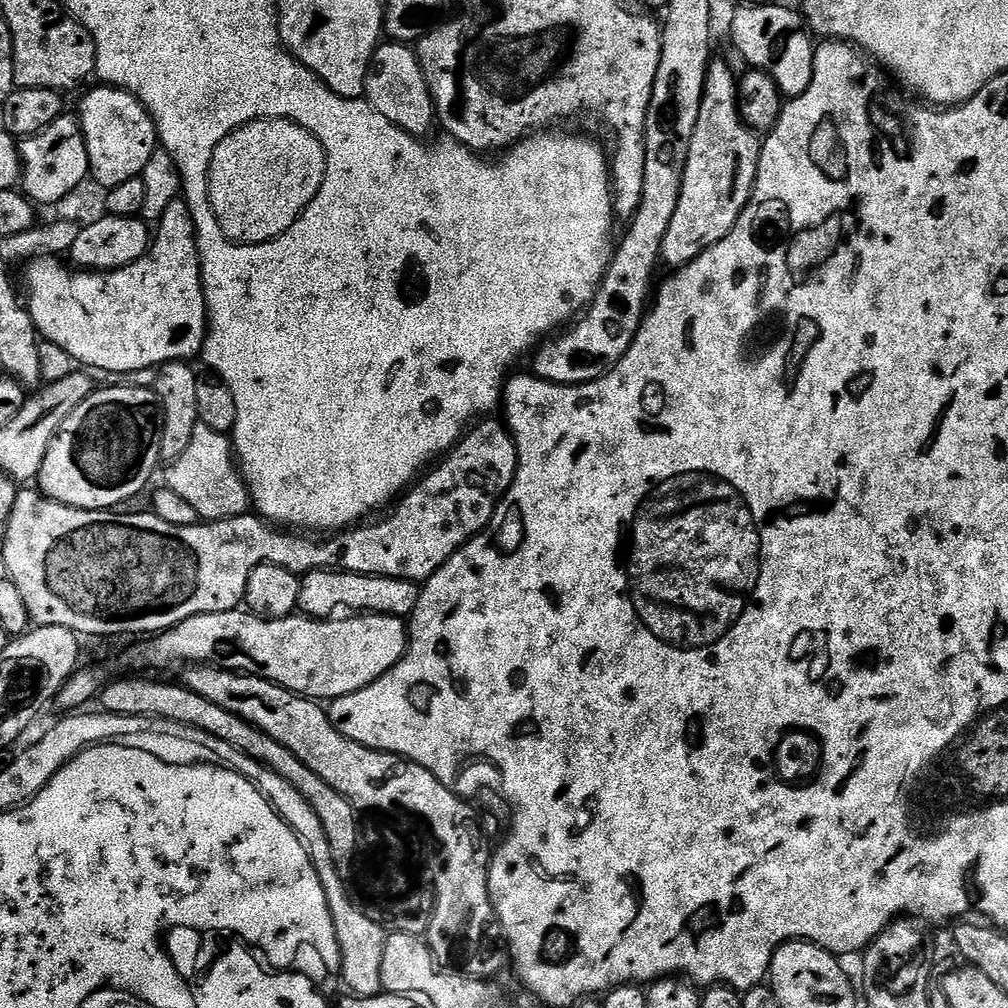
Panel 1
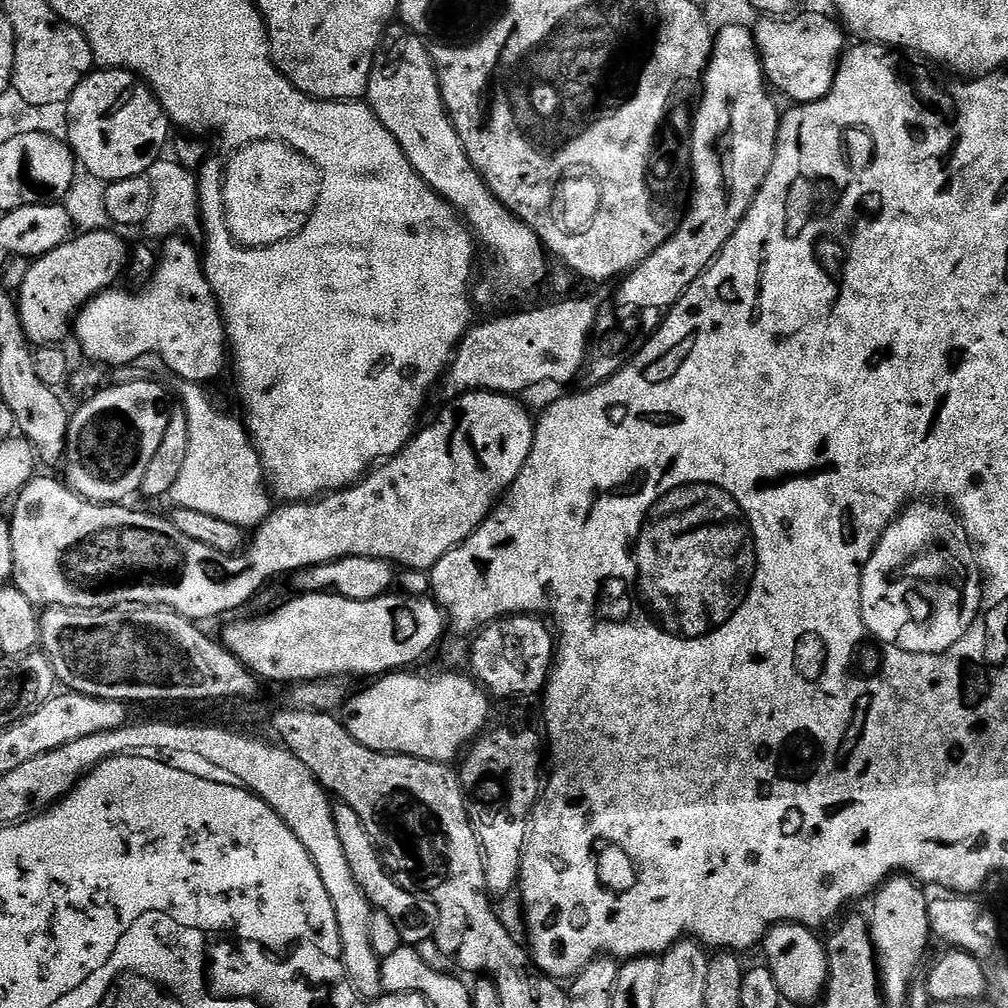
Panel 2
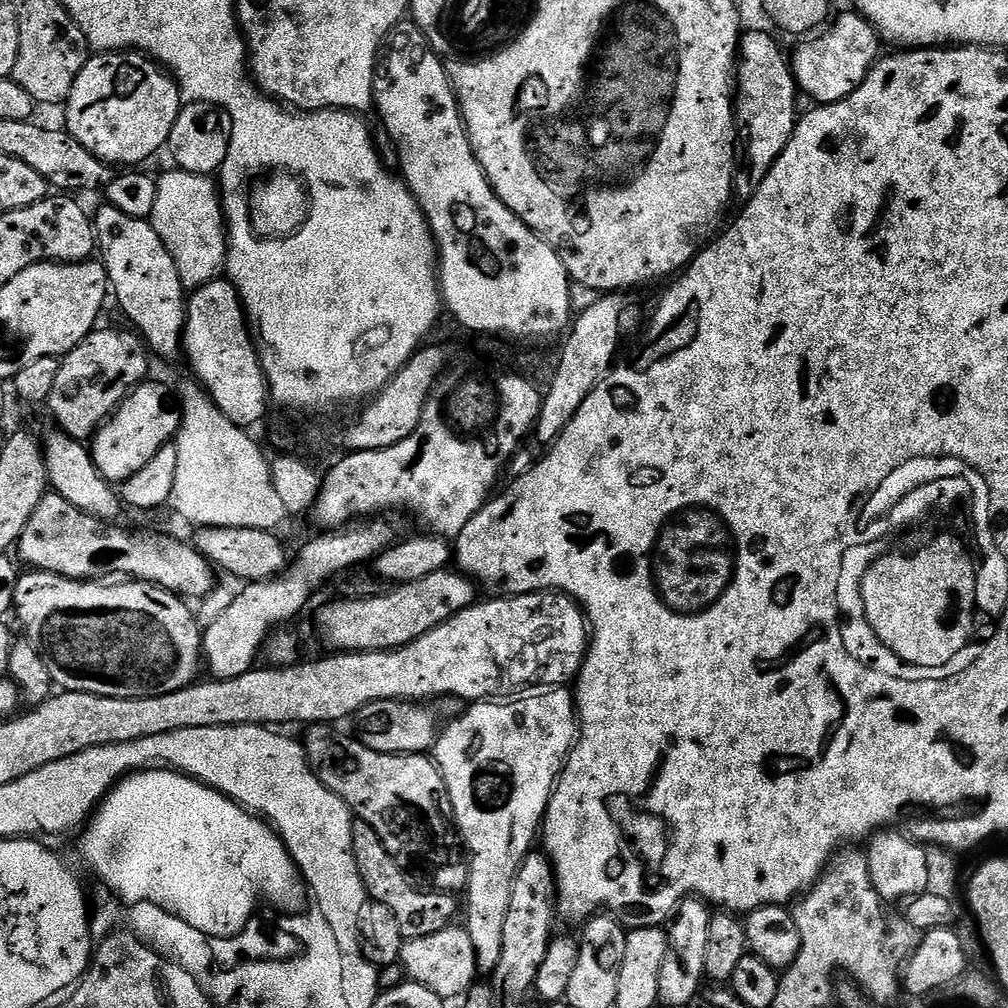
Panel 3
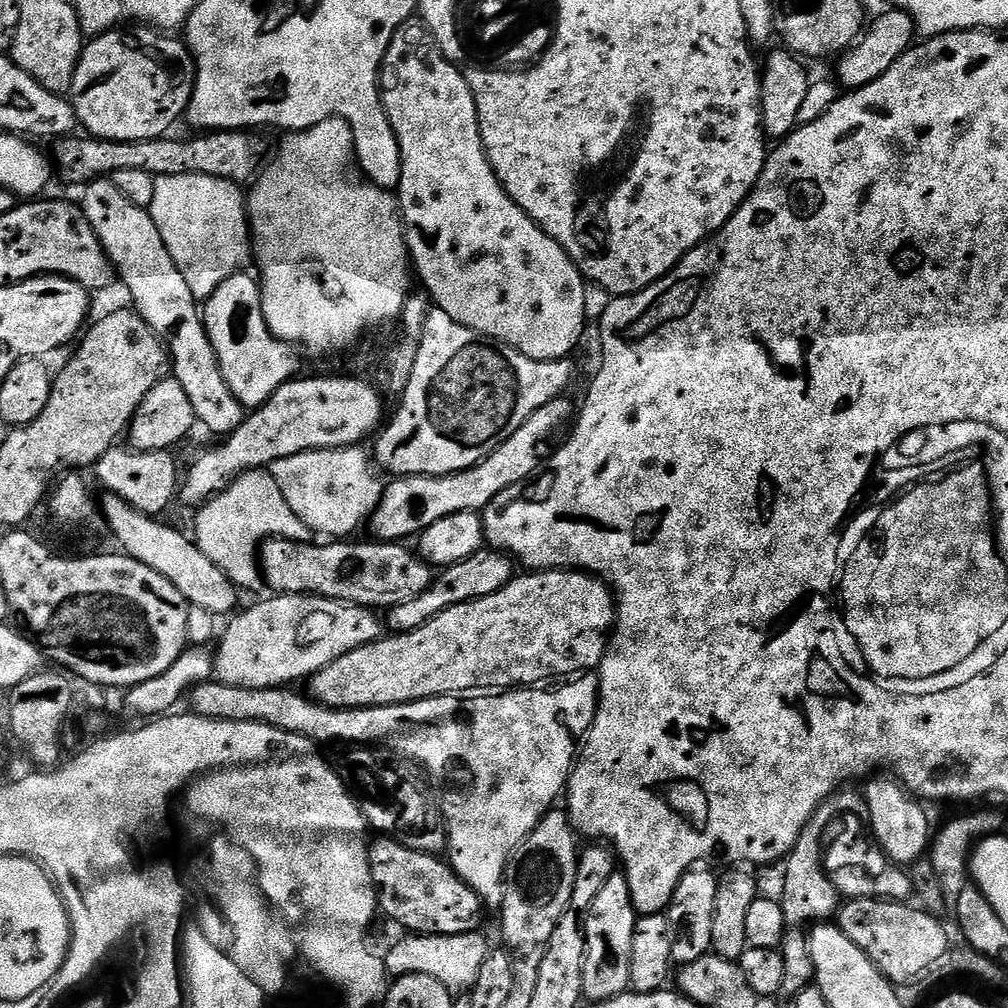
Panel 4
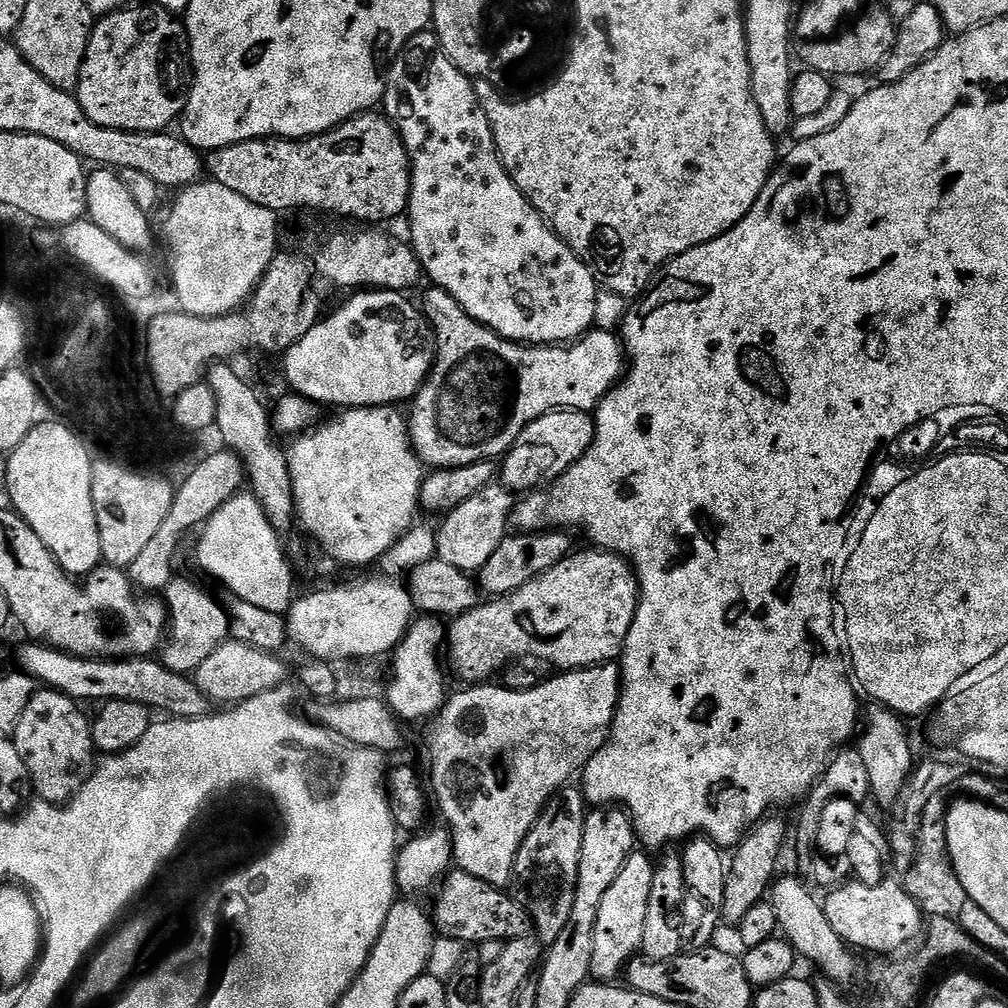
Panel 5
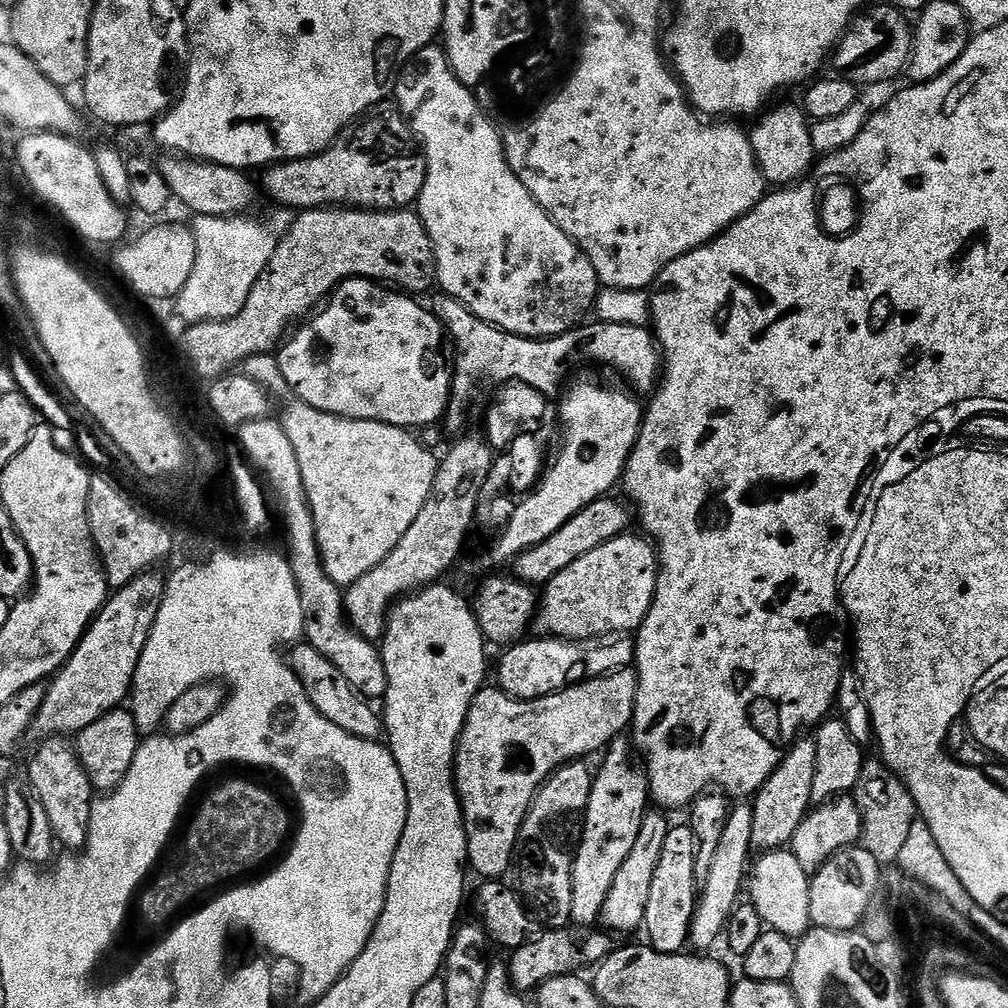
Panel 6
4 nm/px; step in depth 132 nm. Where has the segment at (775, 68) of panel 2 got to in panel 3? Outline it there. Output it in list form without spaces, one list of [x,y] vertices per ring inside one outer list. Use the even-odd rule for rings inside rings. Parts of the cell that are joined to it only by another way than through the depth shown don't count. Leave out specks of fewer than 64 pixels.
[[[849,10],[845,16],[837,18],[836,24],[831,24],[819,34],[797,43],[800,45],[797,46],[796,53],[791,53],[790,56],[792,76],[796,80],[797,89],[803,95],[805,92],[806,95],[813,96],[817,105],[837,104],[854,94],[854,90],[858,90],[858,86],[868,79],[868,71],[876,65],[881,55],[882,41],[879,32],[859,12]]]

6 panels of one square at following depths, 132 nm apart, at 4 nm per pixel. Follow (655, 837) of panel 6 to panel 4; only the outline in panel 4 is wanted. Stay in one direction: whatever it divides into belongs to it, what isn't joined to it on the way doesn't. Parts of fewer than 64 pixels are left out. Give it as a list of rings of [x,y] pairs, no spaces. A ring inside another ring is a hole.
[[[623,871],[613,872],[610,882],[602,886],[598,898],[584,917],[586,930],[586,958],[582,970],[583,999],[603,1002],[625,995],[630,988],[630,958],[634,946],[634,930],[638,913],[632,905],[628,877]]]

